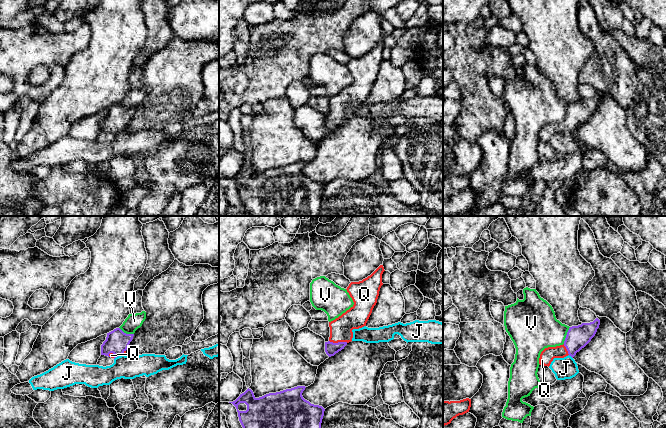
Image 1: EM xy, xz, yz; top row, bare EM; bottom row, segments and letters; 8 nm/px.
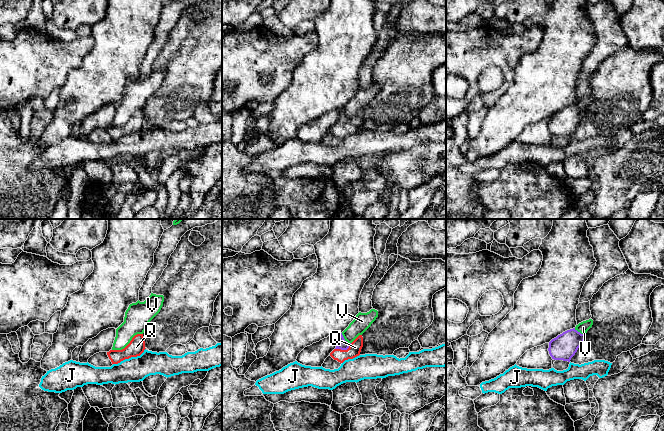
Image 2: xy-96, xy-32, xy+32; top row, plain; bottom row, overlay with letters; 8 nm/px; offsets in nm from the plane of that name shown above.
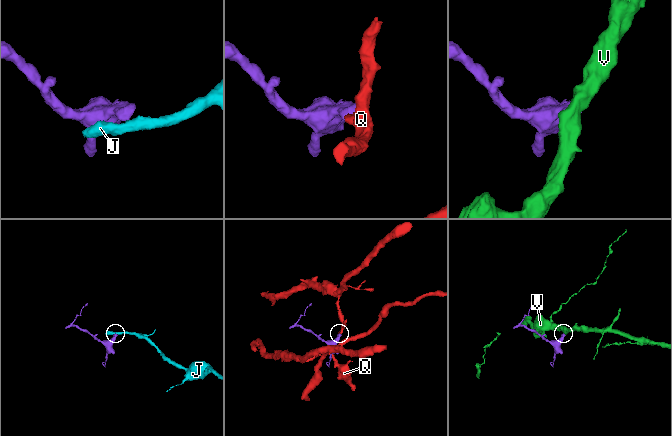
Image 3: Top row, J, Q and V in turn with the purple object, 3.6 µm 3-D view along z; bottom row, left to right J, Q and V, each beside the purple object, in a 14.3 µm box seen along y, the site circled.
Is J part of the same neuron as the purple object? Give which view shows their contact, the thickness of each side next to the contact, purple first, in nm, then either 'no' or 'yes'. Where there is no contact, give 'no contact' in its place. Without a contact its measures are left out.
xy | 180/180 nm | no

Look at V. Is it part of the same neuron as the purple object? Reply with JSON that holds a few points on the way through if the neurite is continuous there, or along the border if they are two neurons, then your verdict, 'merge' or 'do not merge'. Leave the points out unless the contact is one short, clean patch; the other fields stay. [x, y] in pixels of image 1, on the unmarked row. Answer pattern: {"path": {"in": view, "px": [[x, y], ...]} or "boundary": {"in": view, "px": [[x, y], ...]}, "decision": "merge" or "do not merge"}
{"boundary": {"in": "yz", "px": [[570, 103], [563, 119]]}, "decision": "do not merge"}

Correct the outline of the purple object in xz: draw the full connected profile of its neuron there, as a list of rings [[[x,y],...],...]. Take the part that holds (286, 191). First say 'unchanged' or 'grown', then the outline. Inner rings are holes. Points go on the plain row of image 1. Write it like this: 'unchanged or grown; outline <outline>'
unchanged; outline [[[297,162],[259,174],[248,164],[235,177],[229,179],[236,183],[243,206],[252,216],[318,216],[325,185],[303,174],[305,164]],[[240,179],[247,181],[246,187],[238,186]]]

